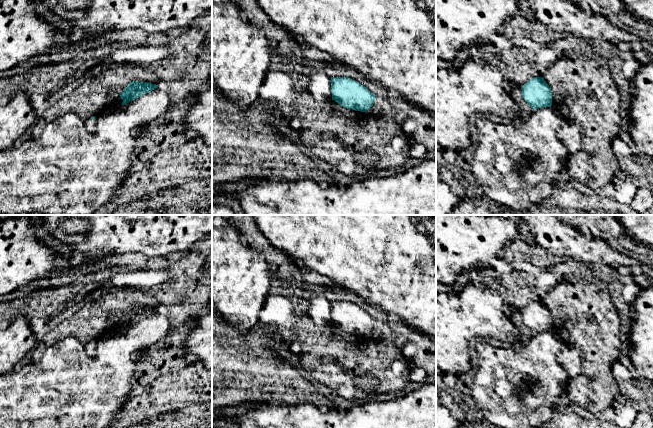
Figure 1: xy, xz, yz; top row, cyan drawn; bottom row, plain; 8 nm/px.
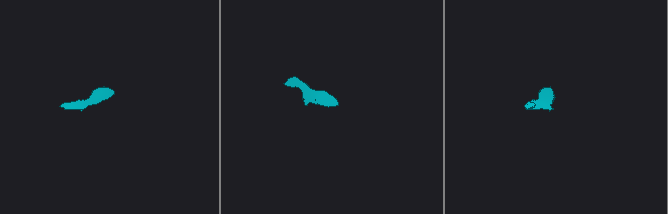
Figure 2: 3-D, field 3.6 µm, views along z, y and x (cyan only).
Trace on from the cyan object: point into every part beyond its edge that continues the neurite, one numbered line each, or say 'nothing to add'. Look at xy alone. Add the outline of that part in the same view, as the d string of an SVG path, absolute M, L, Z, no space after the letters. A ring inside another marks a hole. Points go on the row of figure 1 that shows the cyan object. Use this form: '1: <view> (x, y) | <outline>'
1: xy (90, 124) | M88 118L84 121L85 127L88 132L95 133L96 131L96 120L93 120L91 118Z

